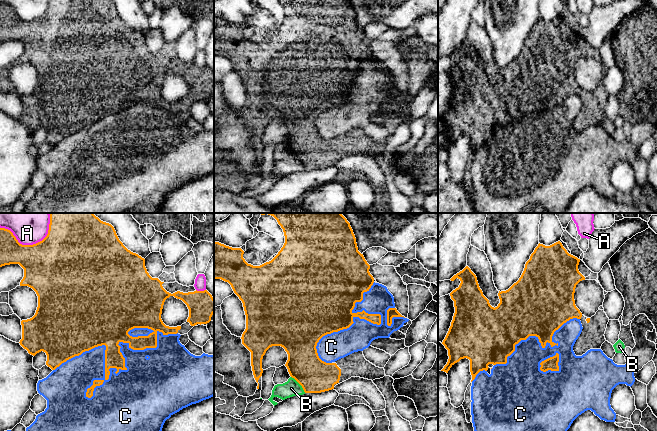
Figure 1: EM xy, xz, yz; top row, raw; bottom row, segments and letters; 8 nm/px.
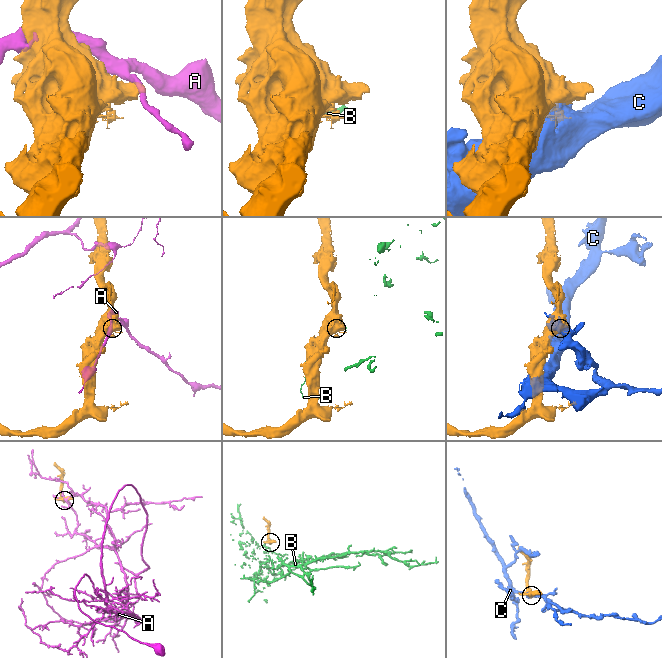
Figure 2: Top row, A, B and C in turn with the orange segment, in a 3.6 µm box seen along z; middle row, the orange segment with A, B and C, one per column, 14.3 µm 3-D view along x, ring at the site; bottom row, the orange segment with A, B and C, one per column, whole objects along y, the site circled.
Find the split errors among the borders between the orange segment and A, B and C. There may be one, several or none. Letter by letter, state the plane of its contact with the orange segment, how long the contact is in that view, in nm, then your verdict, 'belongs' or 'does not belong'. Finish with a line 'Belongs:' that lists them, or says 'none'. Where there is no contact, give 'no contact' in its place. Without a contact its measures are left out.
A: xy | 400 nm | does not belong
B: xz | 180 nm | does not belong
C: xy | 1050 nm | does not belong
Belongs: none

